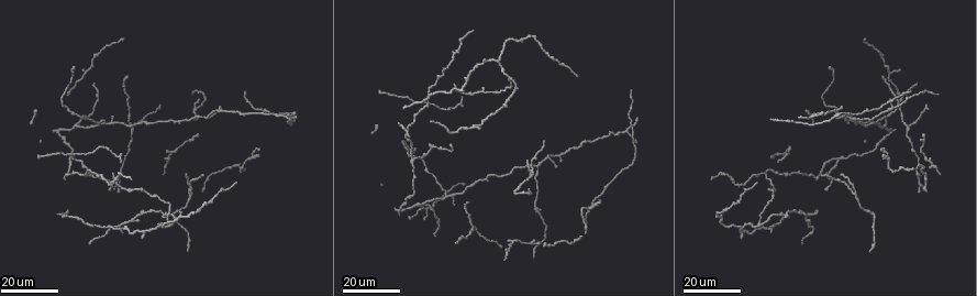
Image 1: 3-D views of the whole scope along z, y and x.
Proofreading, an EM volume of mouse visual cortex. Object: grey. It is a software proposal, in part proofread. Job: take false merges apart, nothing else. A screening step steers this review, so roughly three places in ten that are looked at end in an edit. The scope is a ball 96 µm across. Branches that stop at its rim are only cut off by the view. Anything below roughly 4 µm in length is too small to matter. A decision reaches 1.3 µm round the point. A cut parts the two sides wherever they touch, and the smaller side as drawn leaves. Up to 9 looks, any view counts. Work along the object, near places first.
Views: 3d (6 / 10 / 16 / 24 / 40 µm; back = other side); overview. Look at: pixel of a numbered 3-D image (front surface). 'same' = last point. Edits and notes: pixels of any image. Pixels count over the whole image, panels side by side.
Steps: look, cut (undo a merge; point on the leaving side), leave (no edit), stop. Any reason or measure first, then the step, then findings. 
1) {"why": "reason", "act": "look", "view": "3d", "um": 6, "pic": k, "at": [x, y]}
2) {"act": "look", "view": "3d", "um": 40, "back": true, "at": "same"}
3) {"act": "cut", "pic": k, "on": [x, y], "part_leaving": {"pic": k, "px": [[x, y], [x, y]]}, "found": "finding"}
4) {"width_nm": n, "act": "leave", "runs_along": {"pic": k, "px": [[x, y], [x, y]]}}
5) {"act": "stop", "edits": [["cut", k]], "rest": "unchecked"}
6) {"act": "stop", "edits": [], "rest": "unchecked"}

{"why": "thick turns thin", "act": "look", "view": "3d", "um": 16, "pic": 1, "at": [78, 117]}

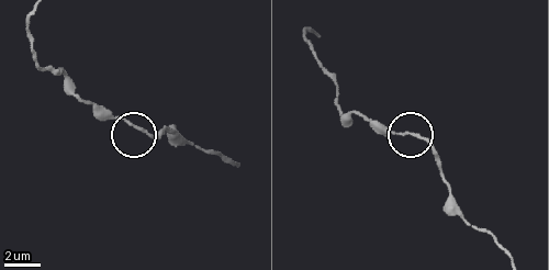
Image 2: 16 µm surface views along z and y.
{"act": "look", "view": "3d", "um": 10, "pic": 2, "at": [146, 135]}

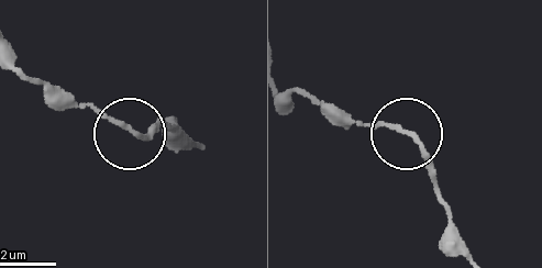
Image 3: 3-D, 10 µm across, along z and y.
{"act": "look", "view": "3d", "um": 6, "pic": 3, "at": [406, 130]}

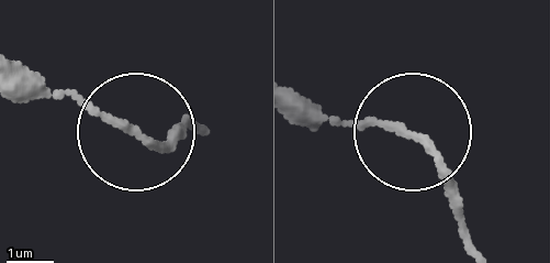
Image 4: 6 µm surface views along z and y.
{"width_nm": 170, "act": "leave", "runs_along": {"pic": 4, "px": [[479, 250], [455, 179], [424, 144], [365, 120], [310, 120]]}, "found": "all the same cell"}

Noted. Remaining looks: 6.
{"act": "look", "view": "3d", "um": 16, "pic": 1, "at": [409, 141]}

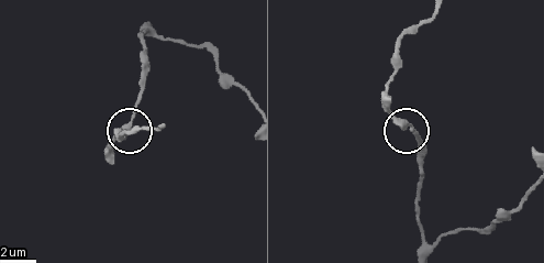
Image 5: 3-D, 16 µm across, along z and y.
{"act": "look", "view": "3d", "um": 10, "pic": 5, "at": [402, 125]}

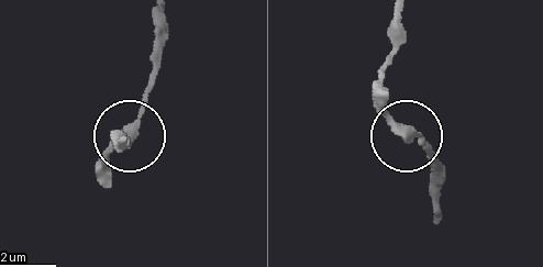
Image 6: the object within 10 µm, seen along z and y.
{"act": "leave", "runs_along": {"pic": 6, "px": [[158, 15], [158, 65], [135, 129], [97, 176]]}, "found": "all the same cell"}

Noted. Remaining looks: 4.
{"why": "a fork", "act": "look", "view": "3d", "um": 24, "pic": 1, "at": [446, 195]}

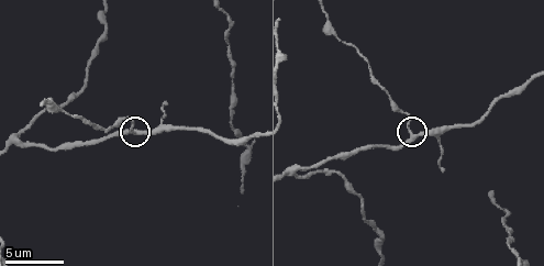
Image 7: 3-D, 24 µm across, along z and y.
{"why": "zoom in", "act": "look", "view": "3d", "um": 10, "pic": 7, "at": [412, 134]}

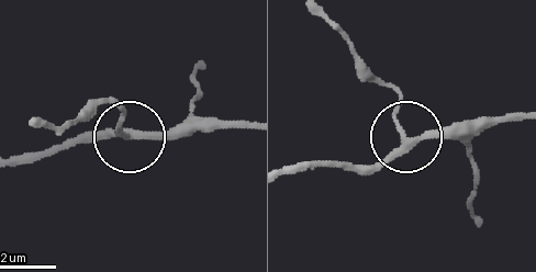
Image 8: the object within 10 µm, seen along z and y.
{"act": "leave", "runs_along": {"pic": 8, "px": [[286, 176], [384, 161], [403, 139], [394, 86]]}, "found": "continuous, no second cell"}

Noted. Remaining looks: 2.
{"why": "branch point", "act": "look", "view": "3d", "um": 16, "pic": 1, "at": [410, 159]}

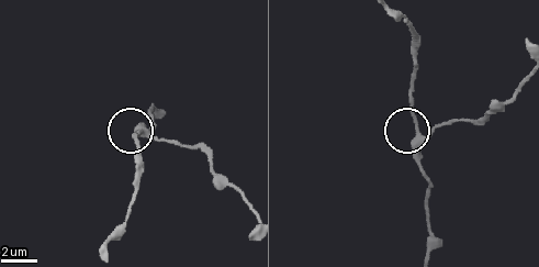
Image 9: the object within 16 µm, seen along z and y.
{"why": "closer look", "act": "look", "view": "3d", "um": 6, "pic": 9, "at": [423, 135]}

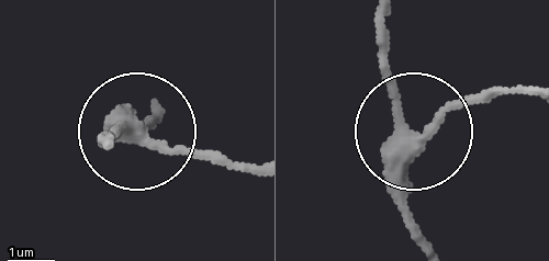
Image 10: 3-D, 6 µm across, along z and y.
{"width_nm": 310, "act": "leave", "runs_along": {"pic": 10, "px": [[423, 247], [403, 188], [407, 140], [517, 86]]}, "found": "all the same cell"}

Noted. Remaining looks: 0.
{"act": "stop", "edits": [], "rest": "unchecked"}

